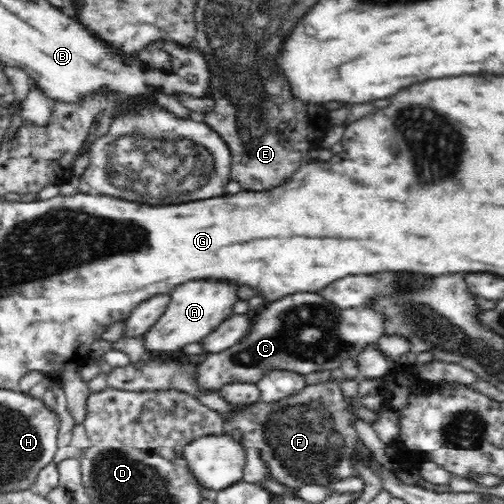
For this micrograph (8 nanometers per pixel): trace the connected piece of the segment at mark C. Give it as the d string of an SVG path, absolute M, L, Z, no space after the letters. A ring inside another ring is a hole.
M298 292L267 303L242 342L220 353L206 353L204 362L195 366L192 381L201 392L214 392L230 383L254 384L274 370L302 376L324 370L332 372L345 359L355 360L386 335L387 316L377 306L374 310L372 306L338 308L314 292Z

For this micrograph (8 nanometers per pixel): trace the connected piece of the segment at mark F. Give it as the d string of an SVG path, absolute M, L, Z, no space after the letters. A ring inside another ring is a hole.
M330 380L306 385L298 395L278 402L259 401L242 408L229 416L227 426L244 436L249 447L258 450L275 481L296 494L301 485L354 476L348 454L358 438L352 425L358 417L348 410L351 401L343 396L341 381Z

